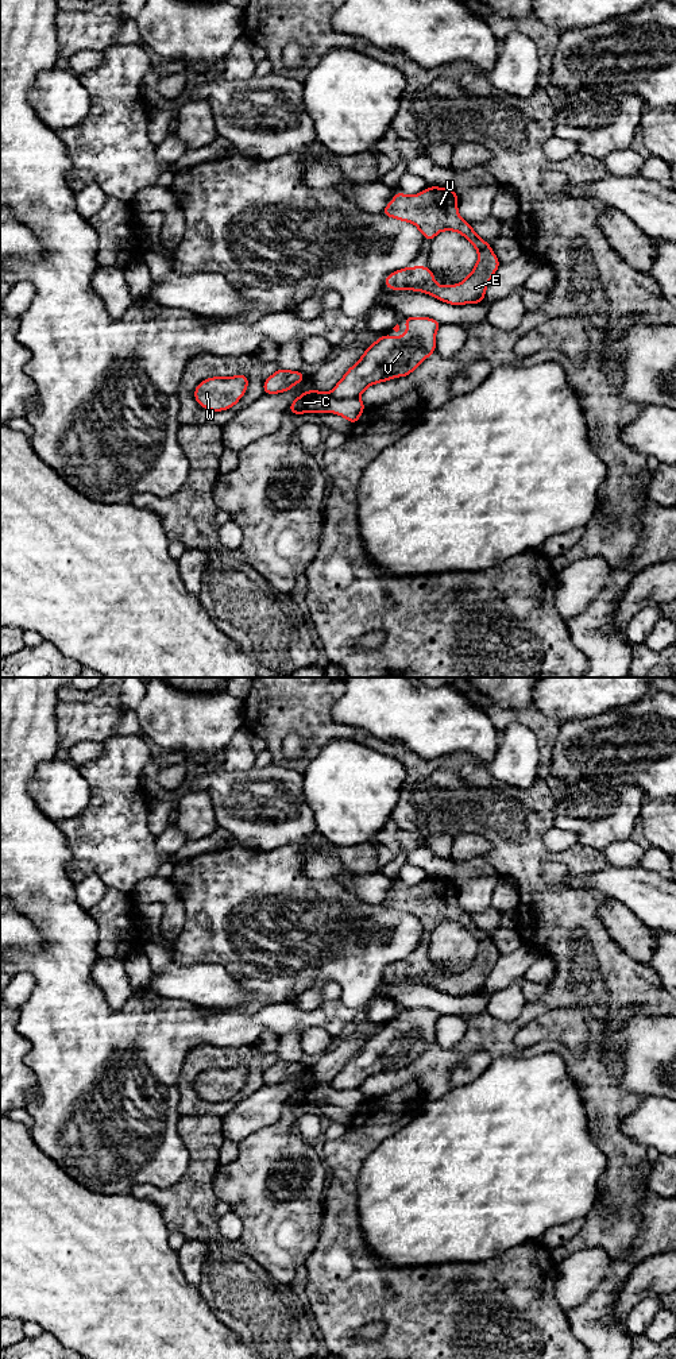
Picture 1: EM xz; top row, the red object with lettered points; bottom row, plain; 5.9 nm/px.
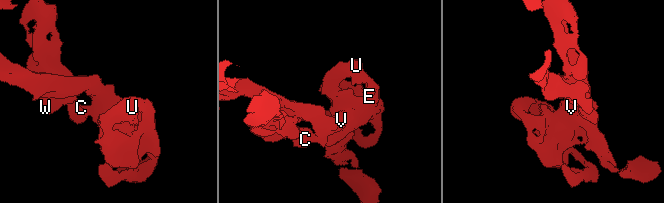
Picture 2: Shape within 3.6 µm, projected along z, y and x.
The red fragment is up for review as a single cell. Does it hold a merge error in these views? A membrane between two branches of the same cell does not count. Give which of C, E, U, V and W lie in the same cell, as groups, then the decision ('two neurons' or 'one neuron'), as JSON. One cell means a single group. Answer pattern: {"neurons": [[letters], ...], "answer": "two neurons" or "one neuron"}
{"neurons": [["C"], ["E", "U", "V", "W"]], "answer": "two neurons"}

